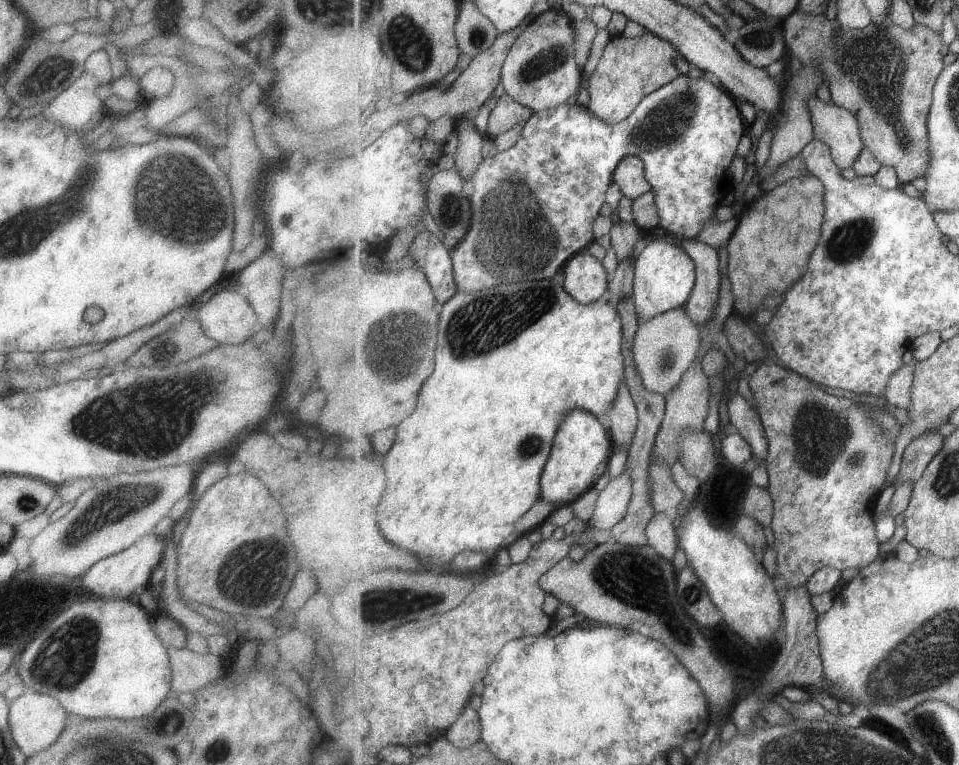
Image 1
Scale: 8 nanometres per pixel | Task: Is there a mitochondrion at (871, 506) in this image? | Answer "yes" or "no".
no

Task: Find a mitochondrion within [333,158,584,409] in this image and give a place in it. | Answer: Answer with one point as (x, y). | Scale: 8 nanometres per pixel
(517, 222)

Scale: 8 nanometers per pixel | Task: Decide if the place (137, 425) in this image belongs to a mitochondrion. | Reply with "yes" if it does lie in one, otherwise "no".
yes

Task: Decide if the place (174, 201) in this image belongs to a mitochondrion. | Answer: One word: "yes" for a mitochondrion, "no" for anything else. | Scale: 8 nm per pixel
yes

